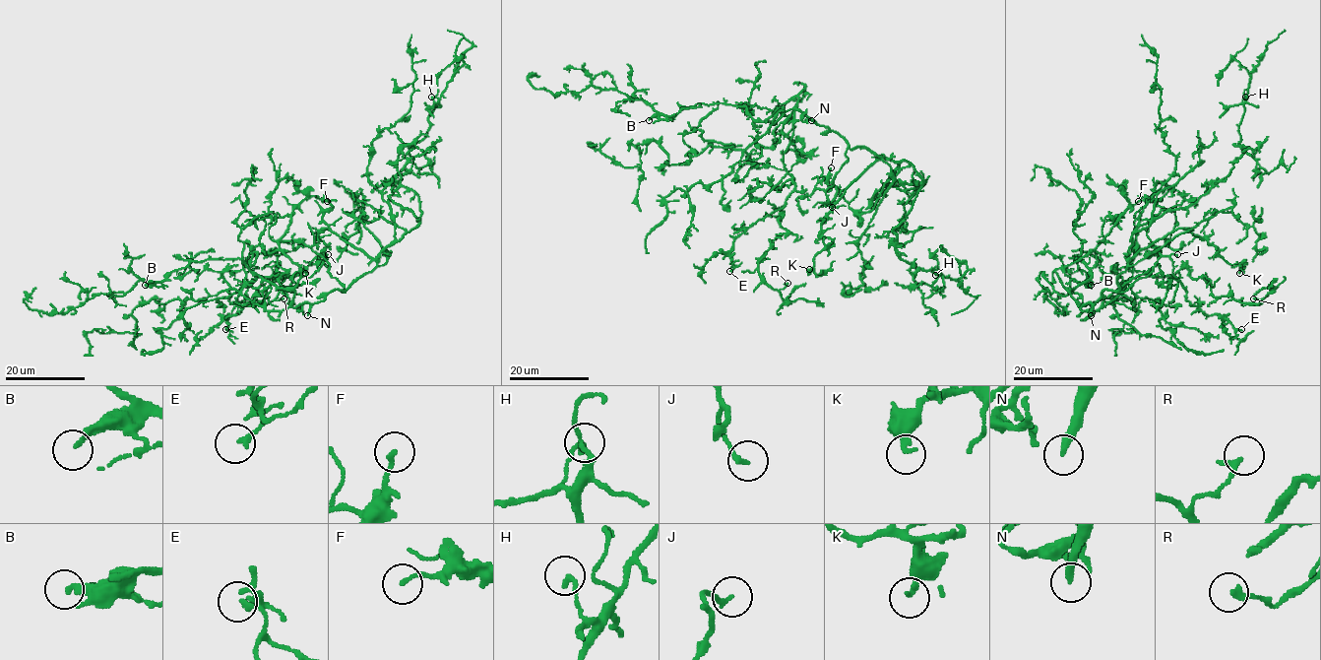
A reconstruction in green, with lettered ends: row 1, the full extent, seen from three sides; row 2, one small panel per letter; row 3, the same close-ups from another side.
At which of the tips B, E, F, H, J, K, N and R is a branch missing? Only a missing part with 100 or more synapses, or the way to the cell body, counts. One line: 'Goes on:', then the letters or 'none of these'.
Goes on: N

